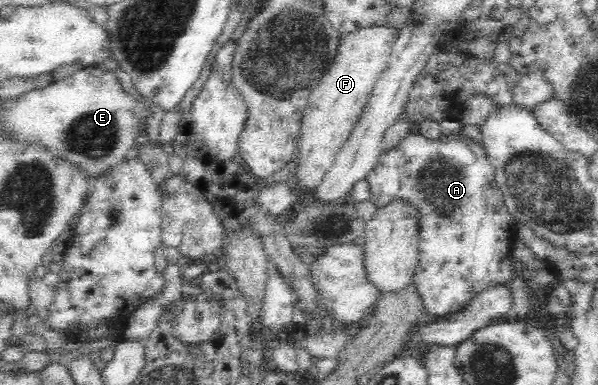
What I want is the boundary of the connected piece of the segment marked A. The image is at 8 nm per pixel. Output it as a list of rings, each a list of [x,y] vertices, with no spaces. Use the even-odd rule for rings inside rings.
[[[415,131],[390,149],[390,152],[384,152],[365,180],[370,191],[369,200],[376,207],[386,206],[394,198],[403,198],[413,202],[421,214],[419,263],[413,280],[422,297],[425,313],[438,316],[457,313],[487,288],[500,285],[510,287],[510,256],[516,238],[516,218],[502,202],[494,170],[481,144],[465,136],[442,135],[440,140],[430,140]]]

